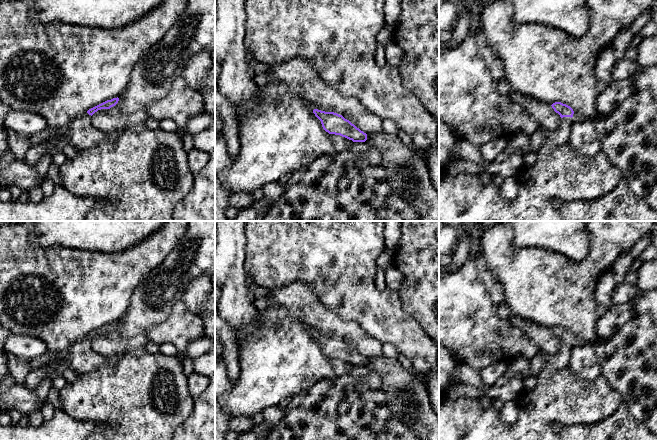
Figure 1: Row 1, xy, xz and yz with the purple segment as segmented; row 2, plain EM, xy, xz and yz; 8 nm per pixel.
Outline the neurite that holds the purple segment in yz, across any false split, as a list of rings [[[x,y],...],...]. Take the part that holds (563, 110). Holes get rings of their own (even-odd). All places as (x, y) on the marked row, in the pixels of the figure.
[[[555,102],[551,106],[561,117],[560,124],[554,131],[543,130],[543,134],[554,144],[561,146],[568,143],[574,111],[570,106],[561,102]]]

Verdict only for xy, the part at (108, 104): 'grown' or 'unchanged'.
grown

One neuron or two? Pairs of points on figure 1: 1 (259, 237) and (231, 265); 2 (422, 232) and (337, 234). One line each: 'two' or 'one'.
1: two
2: two

